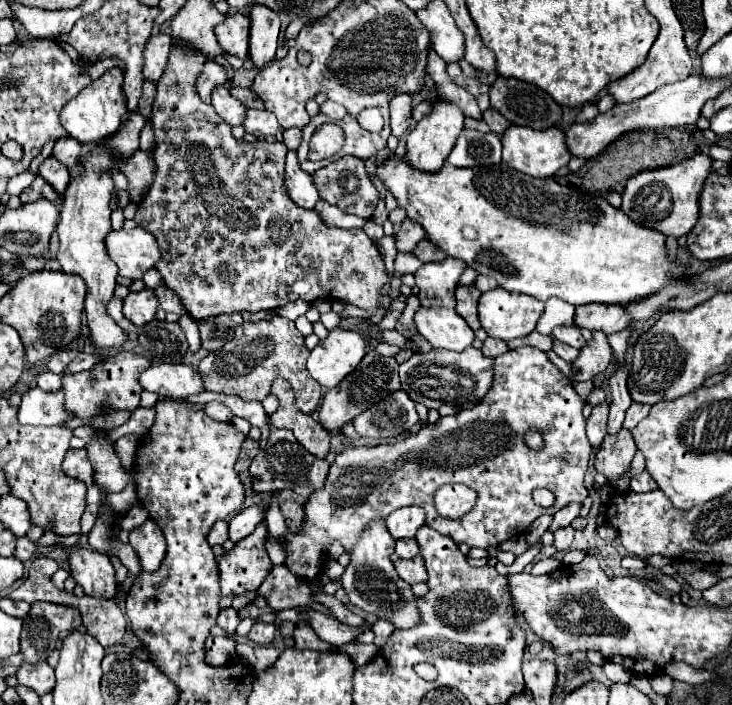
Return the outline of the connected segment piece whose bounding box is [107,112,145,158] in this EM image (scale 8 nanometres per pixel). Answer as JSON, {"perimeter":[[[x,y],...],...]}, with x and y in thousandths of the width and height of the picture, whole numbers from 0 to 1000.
{"perimeter":[[[179,159],[168,182],[152,199],[146,199],[146,207],[157,210],[165,224],[176,224],[190,210],[190,187],[195,179],[198,179],[198,167],[193,162]]]}

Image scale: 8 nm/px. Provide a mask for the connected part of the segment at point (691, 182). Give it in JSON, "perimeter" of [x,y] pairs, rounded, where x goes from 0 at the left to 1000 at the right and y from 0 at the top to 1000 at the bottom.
{"perimeter":[[[952,218],[944,227],[903,241],[881,241],[857,255],[848,298],[878,321],[892,321],[908,335],[939,332],[955,309],[955,278],[971,241],[971,224]]]}

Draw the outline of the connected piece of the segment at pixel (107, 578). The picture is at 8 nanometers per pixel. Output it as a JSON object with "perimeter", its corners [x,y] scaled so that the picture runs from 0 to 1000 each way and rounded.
{"perimeter":[[[94,777],[92,797],[97,817],[116,834],[116,843],[135,848],[152,848],[160,843],[163,831],[157,826],[157,809],[146,786],[124,783],[119,777]]]}

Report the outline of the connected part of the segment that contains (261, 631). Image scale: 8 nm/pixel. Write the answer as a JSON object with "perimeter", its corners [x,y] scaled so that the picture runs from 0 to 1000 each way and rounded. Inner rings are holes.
{"perimeter":[[[348,882],[346,891],[340,894],[337,905],[340,905],[343,911],[354,913],[354,916],[367,916],[367,913],[373,911],[373,905],[376,905],[376,896],[378,896],[376,885],[367,885],[367,882]]]}

